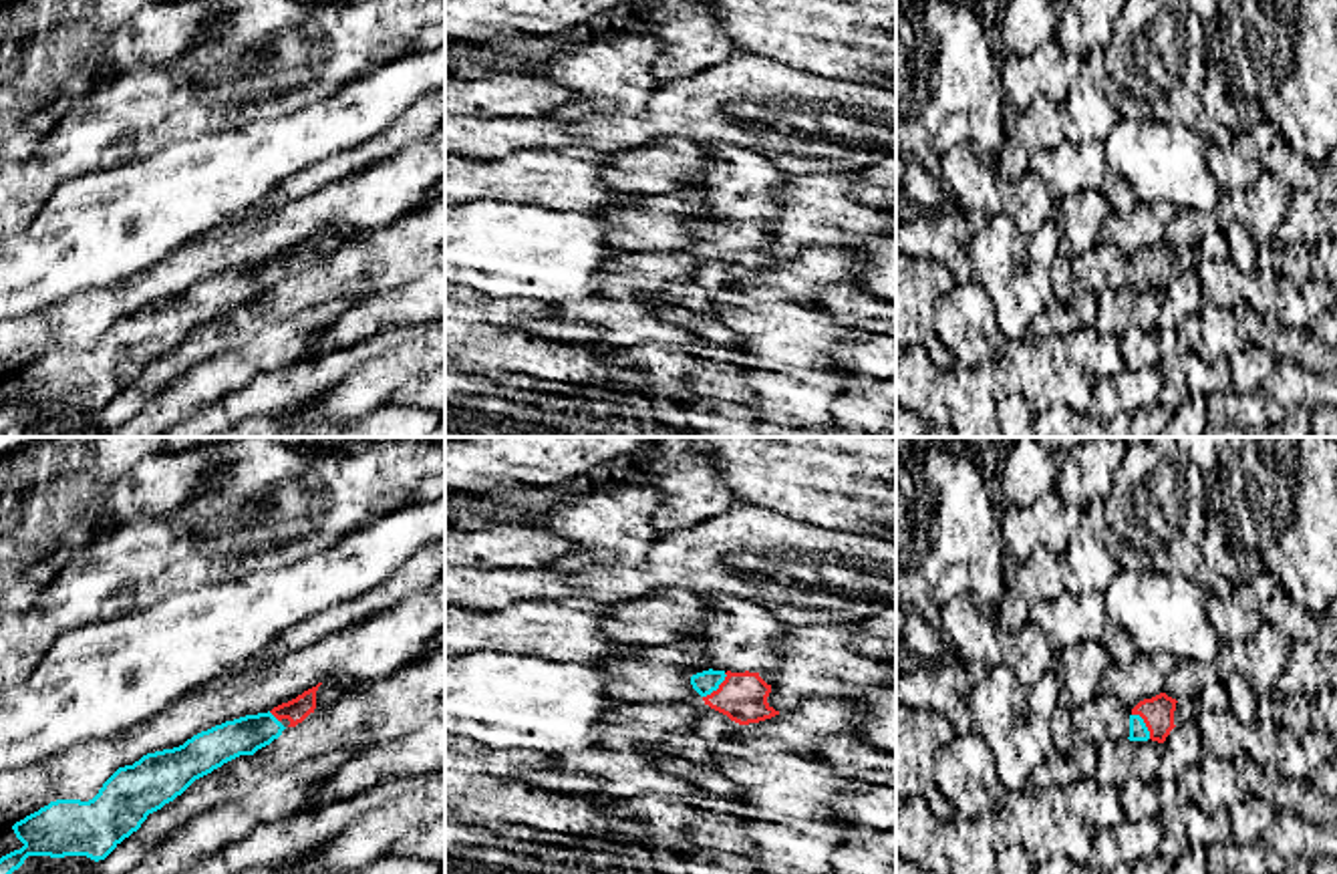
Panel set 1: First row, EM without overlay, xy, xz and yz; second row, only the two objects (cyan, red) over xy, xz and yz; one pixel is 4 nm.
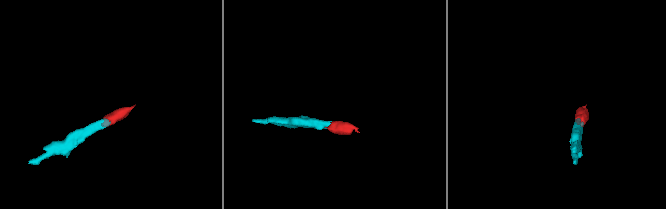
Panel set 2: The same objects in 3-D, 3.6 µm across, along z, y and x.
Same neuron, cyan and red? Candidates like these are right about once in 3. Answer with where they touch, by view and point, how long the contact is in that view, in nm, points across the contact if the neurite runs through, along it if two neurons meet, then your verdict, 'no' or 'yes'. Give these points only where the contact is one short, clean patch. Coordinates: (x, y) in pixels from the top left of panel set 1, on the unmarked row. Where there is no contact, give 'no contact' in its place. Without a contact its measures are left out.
contact xz (717, 236); length 140 nm; way xz (707, 230), (717, 236), (741, 246); yes

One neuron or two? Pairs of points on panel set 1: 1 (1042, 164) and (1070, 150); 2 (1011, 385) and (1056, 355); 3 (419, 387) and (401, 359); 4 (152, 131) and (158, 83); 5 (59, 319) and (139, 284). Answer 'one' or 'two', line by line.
1: one
2: one
3: two
4: one
5: one

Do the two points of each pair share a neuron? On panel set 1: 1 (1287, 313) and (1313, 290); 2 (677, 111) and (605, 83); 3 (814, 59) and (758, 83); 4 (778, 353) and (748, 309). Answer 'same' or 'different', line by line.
1: same
2: different
3: different
4: same

